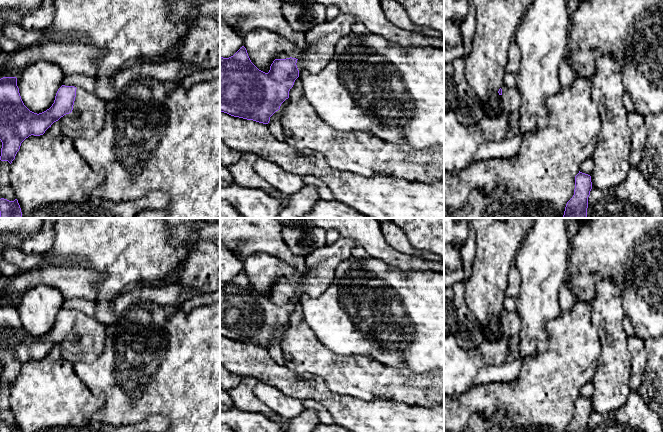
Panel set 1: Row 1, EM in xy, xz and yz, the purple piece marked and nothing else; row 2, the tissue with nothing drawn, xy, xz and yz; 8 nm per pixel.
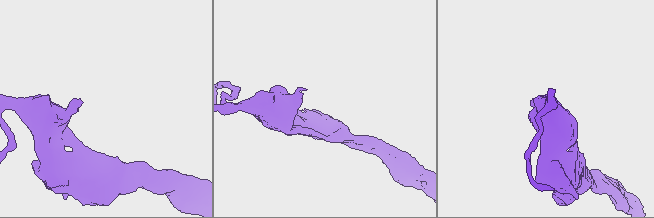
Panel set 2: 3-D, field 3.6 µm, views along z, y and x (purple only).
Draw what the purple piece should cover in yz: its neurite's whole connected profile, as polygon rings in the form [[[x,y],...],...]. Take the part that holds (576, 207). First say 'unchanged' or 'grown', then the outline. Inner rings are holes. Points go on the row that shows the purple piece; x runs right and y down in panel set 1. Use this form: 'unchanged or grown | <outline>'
unchanged | [[[579,171],[575,176],[574,195],[567,202],[562,218],[588,218],[588,197],[591,189],[591,176]]]

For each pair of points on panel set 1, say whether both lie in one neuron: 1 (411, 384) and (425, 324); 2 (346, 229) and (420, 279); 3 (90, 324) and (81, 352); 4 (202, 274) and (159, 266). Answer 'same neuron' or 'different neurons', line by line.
1: different neurons
2: different neurons
3: same neuron
4: different neurons

